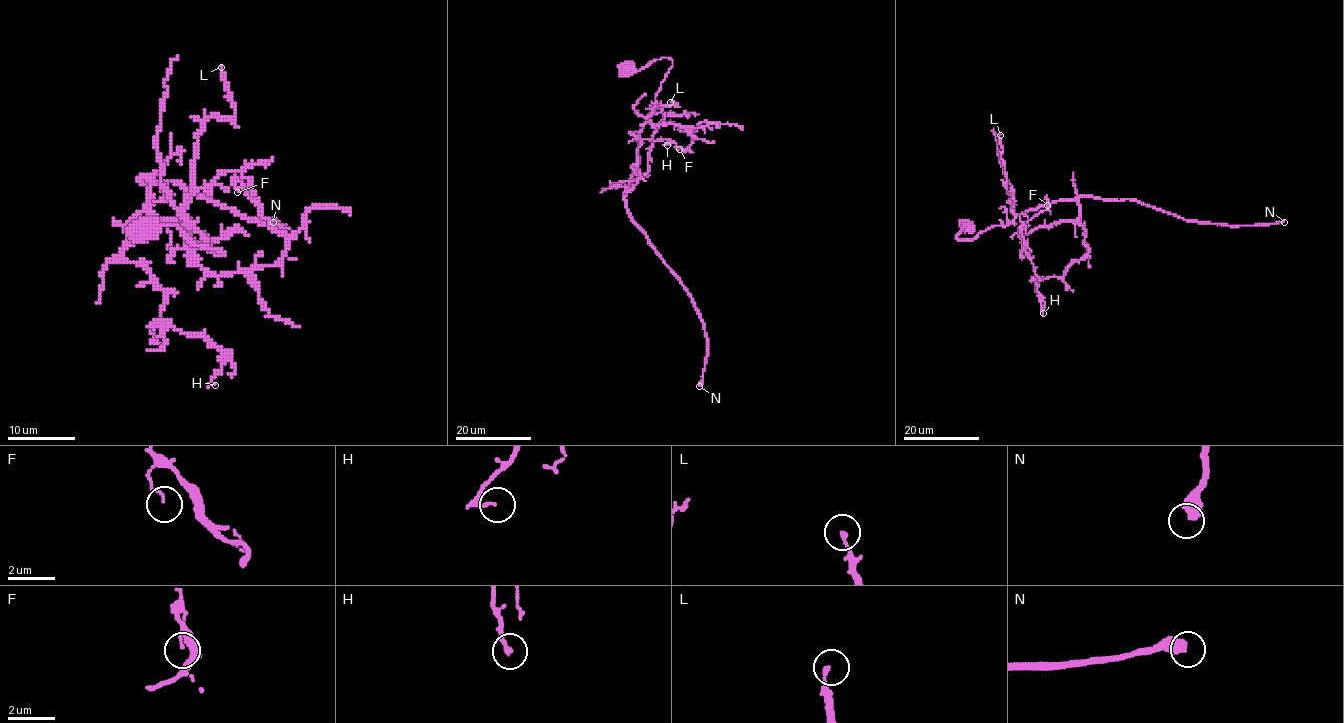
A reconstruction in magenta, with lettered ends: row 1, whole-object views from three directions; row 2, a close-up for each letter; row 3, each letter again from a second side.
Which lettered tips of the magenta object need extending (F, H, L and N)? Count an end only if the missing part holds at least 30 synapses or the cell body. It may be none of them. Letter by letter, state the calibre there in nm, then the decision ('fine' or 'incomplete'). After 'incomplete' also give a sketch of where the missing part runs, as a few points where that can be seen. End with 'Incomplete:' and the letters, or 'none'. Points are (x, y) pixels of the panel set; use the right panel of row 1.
F: 80 nm thick; fine
H: 110 nm thick; fine
L: 170 nm thick; fine
N: 500 nm thick; incomplete
Incomplete: N

